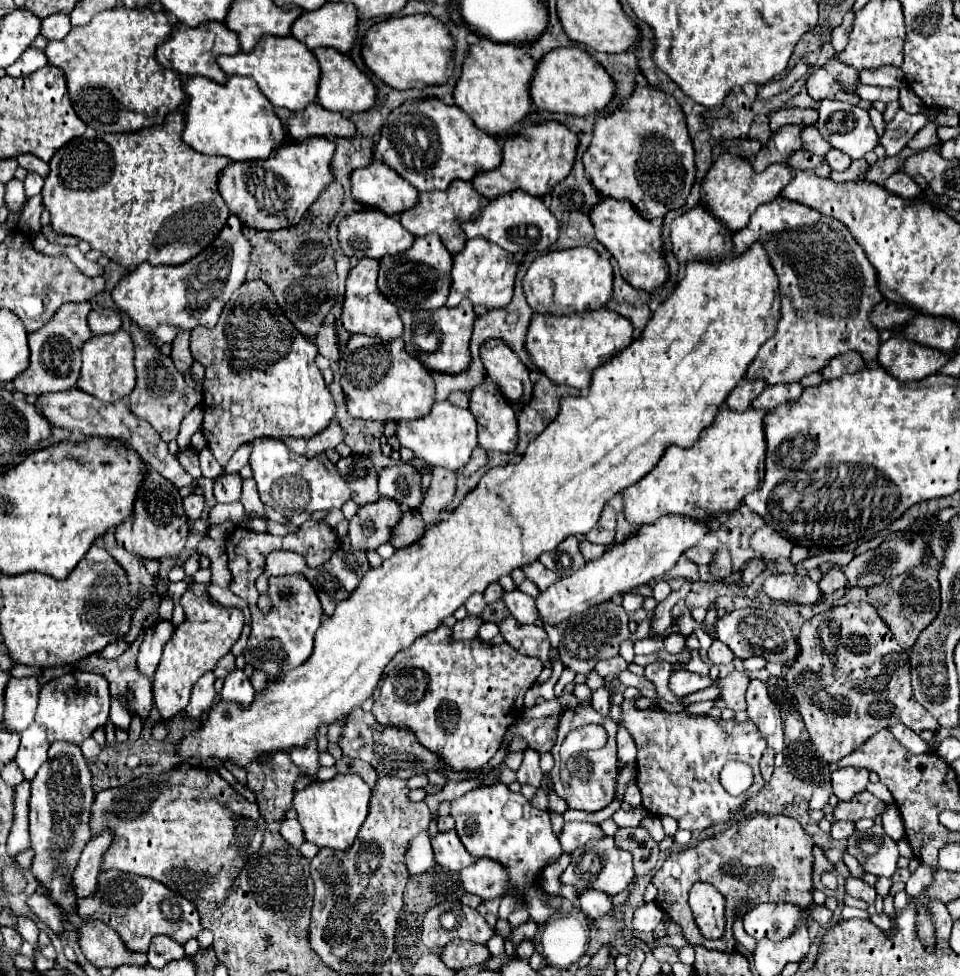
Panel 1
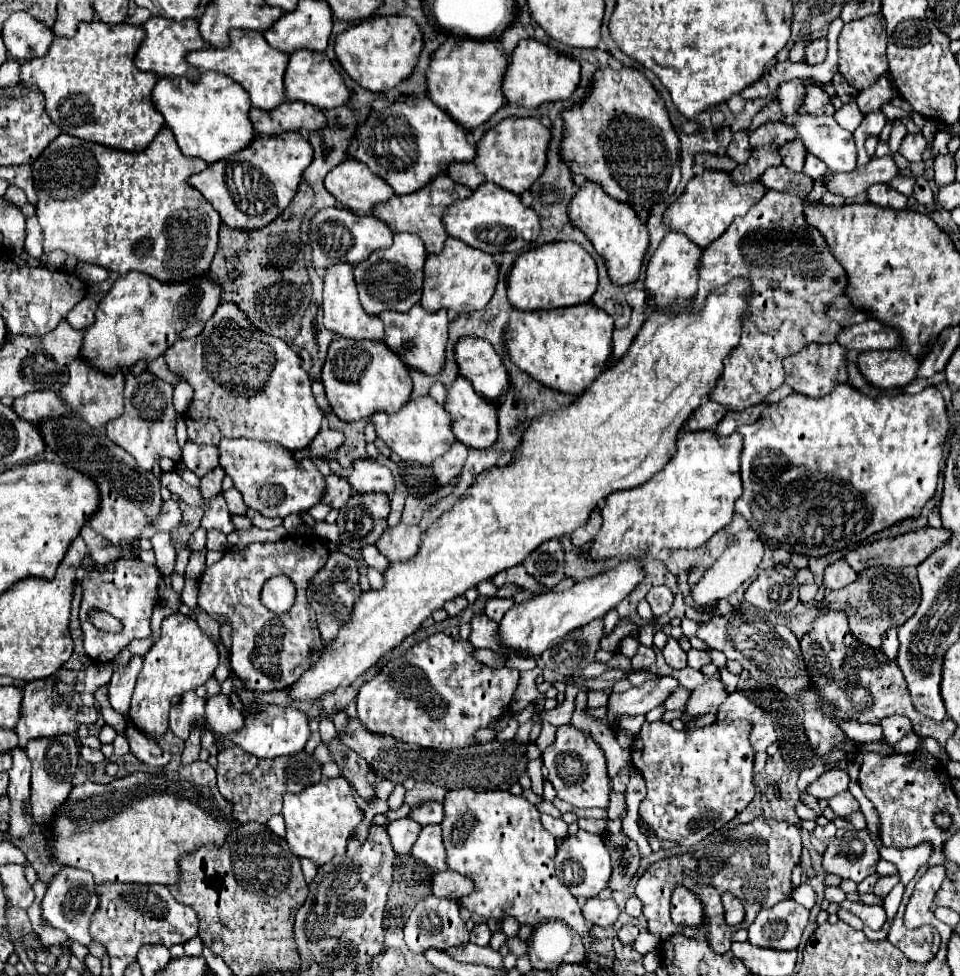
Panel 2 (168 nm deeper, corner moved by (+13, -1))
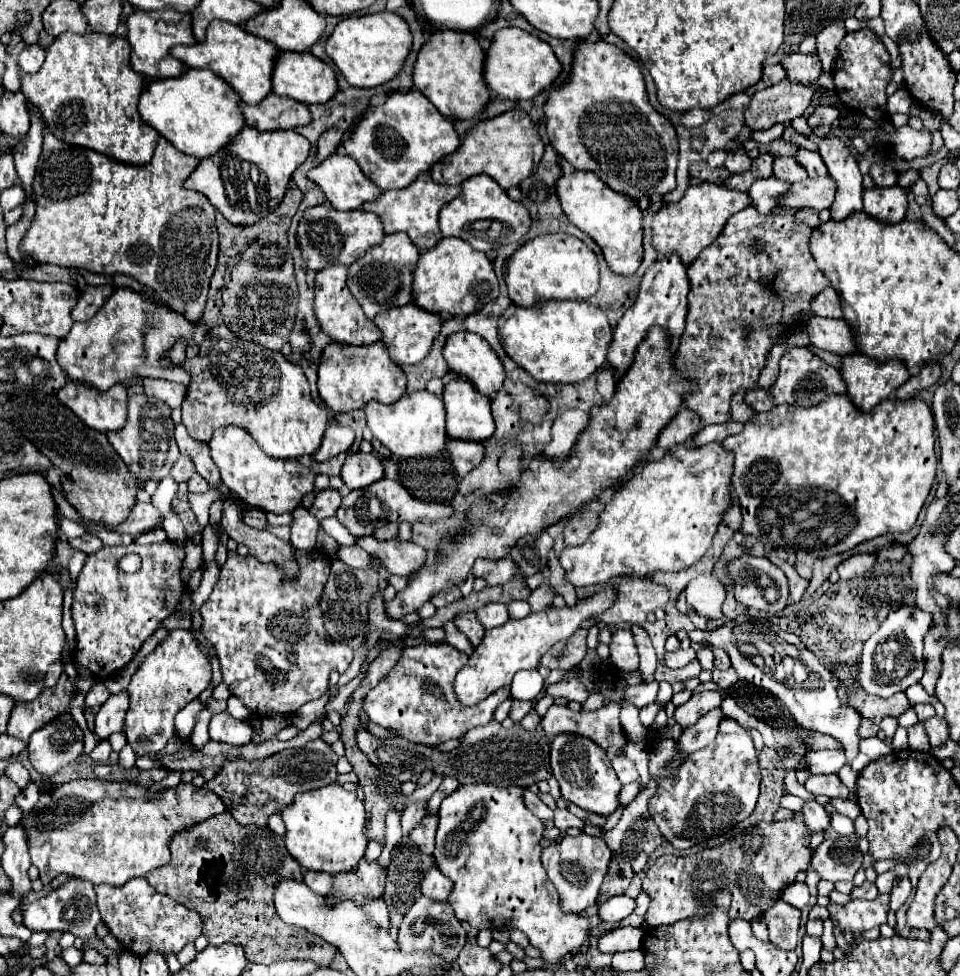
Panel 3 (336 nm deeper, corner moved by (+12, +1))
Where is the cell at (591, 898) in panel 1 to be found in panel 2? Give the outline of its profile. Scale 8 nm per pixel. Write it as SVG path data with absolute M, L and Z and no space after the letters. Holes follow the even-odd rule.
M587 899L585 907L583 907L583 915L587 919L587 923L591 925L599 925L599 927L609 927L617 921L619 917L619 907L613 899Z

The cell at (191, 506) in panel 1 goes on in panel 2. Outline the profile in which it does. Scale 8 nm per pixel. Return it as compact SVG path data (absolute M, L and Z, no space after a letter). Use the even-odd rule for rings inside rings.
M169 499L163 503L161 507L161 515L157 519L153 519L151 527L159 529L159 531L173 531L177 525L181 523L181 509L179 509L179 503Z

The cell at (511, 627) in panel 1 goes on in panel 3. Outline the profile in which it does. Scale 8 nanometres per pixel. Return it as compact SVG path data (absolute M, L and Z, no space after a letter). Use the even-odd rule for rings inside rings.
M470 611L470 613L462 613L462 615L458 615L456 619L454 619L454 623L458 625L458 629L470 639L470 643L476 647L476 645L480 645L480 641L482 641L482 635L484 635L484 627L480 625L480 621L478 621L478 617L476 617L476 613L474 611Z

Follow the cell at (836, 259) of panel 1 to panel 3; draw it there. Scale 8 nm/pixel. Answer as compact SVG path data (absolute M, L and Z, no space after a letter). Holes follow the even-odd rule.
M750 205L732 215L718 239L688 267L692 289L688 295L688 321L680 337L676 367L698 381L698 391L686 395L684 405L702 417L702 425L730 421L732 395L740 389L748 391L758 387L760 371L766 367L766 359L776 345L778 335L786 335L804 315L814 315L810 309L812 301L830 285L830 281L820 273L808 249L810 233L812 229L808 225L796 221L796 213L792 215L790 211L780 209L780 213L760 215Z

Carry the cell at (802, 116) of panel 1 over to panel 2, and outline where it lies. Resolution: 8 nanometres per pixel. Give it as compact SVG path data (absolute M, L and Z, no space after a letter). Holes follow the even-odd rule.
M767 123L749 135L751 147L761 147L765 143L775 143L777 147L783 147L789 141L795 141L795 129L793 125L785 123Z

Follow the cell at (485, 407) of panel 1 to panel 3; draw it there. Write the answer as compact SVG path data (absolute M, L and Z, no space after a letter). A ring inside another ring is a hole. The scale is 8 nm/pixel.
M452 377L444 387L444 405L446 405L446 433L450 439L464 439L482 443L494 435L494 417L490 413L490 399L480 395L478 389L464 377Z

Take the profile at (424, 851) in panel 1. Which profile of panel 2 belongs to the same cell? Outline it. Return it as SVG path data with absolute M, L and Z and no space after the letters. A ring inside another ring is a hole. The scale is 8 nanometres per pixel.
M407 817L397 819L397 821L387 825L387 833L389 833L391 845L393 845L397 855L405 855L411 851L419 831L421 831L421 825L415 823L413 819L407 819Z

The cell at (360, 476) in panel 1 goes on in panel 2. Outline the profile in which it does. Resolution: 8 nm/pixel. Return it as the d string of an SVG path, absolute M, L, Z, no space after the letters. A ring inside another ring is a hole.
M329 475L325 479L327 483L327 489L323 493L323 499L321 503L333 507L333 509L341 509L343 503L347 503L347 499L353 495L351 491L351 485L347 485L347 479L343 477L337 477L337 475Z

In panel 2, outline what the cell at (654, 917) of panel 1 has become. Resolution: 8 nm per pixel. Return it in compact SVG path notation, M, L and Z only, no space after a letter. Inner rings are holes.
M623 925L623 927L619 929L617 937L619 937L619 941L621 941L623 945L633 945L633 941L637 939L637 933L639 933L639 929L637 929L635 925Z

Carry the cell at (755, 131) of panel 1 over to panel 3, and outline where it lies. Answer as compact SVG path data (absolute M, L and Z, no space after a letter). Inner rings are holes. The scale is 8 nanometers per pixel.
M738 147L738 149L730 149L728 151L728 157L724 161L724 167L730 171L730 173L744 173L748 171L752 165L752 159L744 153L744 147Z

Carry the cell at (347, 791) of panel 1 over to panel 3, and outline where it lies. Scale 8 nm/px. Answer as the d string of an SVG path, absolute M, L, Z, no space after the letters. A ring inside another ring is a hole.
M338 783L298 793L292 805L282 809L282 819L286 825L286 849L302 865L302 869L326 871L330 875L354 871L366 851L368 839L364 835L364 803L356 797L356 793L346 791Z

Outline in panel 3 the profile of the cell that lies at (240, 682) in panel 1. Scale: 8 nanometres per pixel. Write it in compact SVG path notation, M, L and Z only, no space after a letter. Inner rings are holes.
M228 711L216 713L210 719L210 739L230 745L246 745L252 741L252 727L244 719L234 719Z

